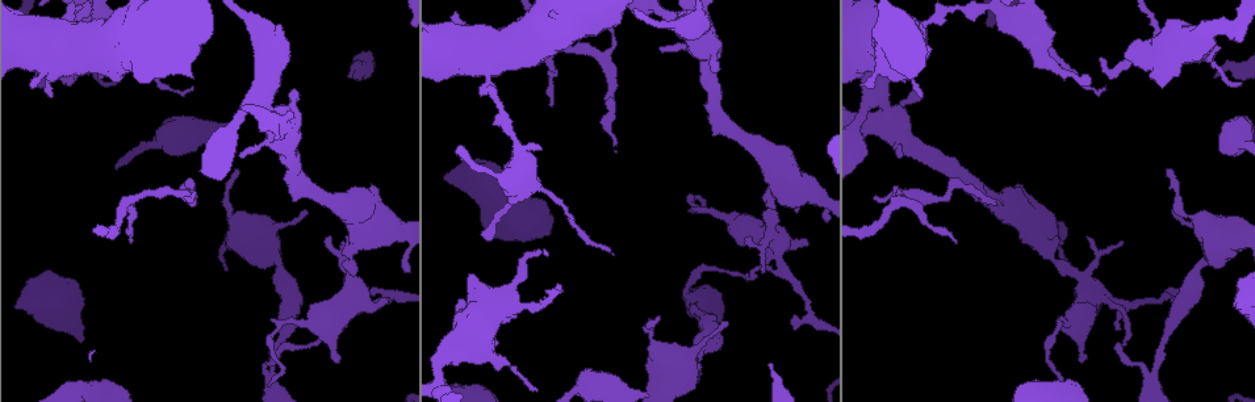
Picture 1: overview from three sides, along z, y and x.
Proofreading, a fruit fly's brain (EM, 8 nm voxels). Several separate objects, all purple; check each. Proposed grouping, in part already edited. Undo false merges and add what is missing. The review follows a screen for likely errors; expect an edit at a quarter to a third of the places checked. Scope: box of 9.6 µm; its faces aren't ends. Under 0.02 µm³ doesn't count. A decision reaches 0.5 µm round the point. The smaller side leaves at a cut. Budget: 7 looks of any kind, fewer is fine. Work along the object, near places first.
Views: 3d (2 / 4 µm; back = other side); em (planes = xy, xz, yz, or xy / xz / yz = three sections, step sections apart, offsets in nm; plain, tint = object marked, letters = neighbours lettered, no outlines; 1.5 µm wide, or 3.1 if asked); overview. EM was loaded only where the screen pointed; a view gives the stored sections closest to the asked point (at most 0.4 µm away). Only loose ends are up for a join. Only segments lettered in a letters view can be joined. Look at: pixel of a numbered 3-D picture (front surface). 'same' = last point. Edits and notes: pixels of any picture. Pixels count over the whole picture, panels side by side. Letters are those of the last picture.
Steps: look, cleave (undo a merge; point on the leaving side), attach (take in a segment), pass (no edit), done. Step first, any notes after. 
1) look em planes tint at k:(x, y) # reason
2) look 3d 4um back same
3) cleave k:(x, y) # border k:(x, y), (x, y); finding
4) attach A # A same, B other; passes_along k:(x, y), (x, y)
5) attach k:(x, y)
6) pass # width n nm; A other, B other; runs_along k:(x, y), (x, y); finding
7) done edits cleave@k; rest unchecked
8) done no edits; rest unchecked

look em xz step 4 tint at 1:(916, 100)

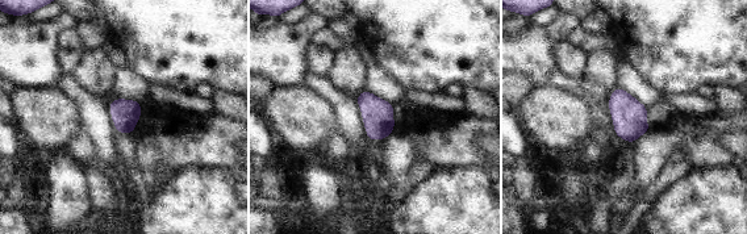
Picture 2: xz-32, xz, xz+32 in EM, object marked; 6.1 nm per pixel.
look em planes letters same

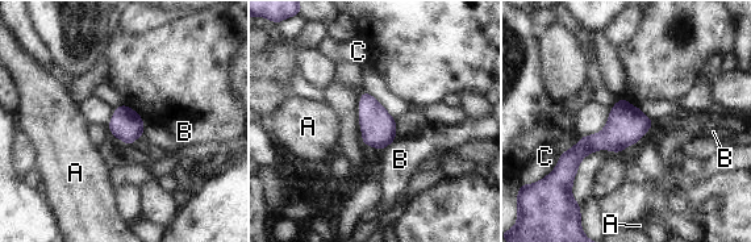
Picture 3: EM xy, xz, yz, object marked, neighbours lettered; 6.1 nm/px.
pass # width 190 nm; A other, B other, C other; none of them fits

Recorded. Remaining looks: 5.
look em 3.1um xz step 16 letters at 1:(1001, 201) # free end

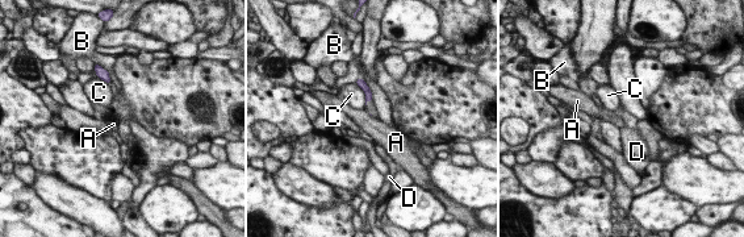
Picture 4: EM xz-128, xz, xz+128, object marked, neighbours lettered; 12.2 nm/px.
look em 3.1um planes letters same # cut it another way

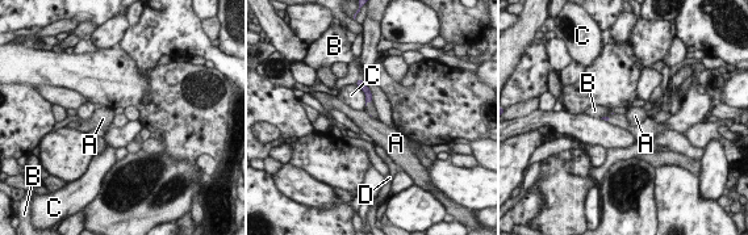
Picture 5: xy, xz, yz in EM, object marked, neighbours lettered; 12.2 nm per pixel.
attach D # A other, B other, C other, D same; passes_along 5:(368, 96), (368, 101), (370, 108); it goes on there

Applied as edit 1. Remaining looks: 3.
look em yz step 8 letters at 1:(921, 26) # calibre changes

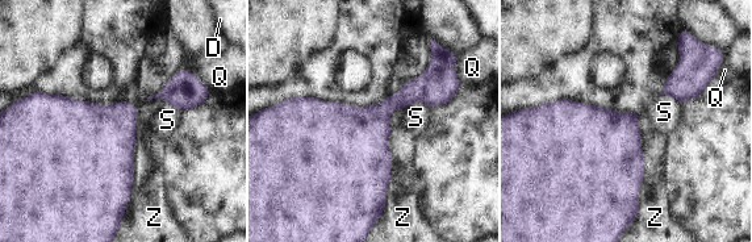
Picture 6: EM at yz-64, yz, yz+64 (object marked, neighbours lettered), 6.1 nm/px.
pass # width 300 nm; D other, Q other, S other, Z other; border 6:(646, 163), (638, 199); one neuron here

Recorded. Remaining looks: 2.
done edits attach@5; rest unchecked

